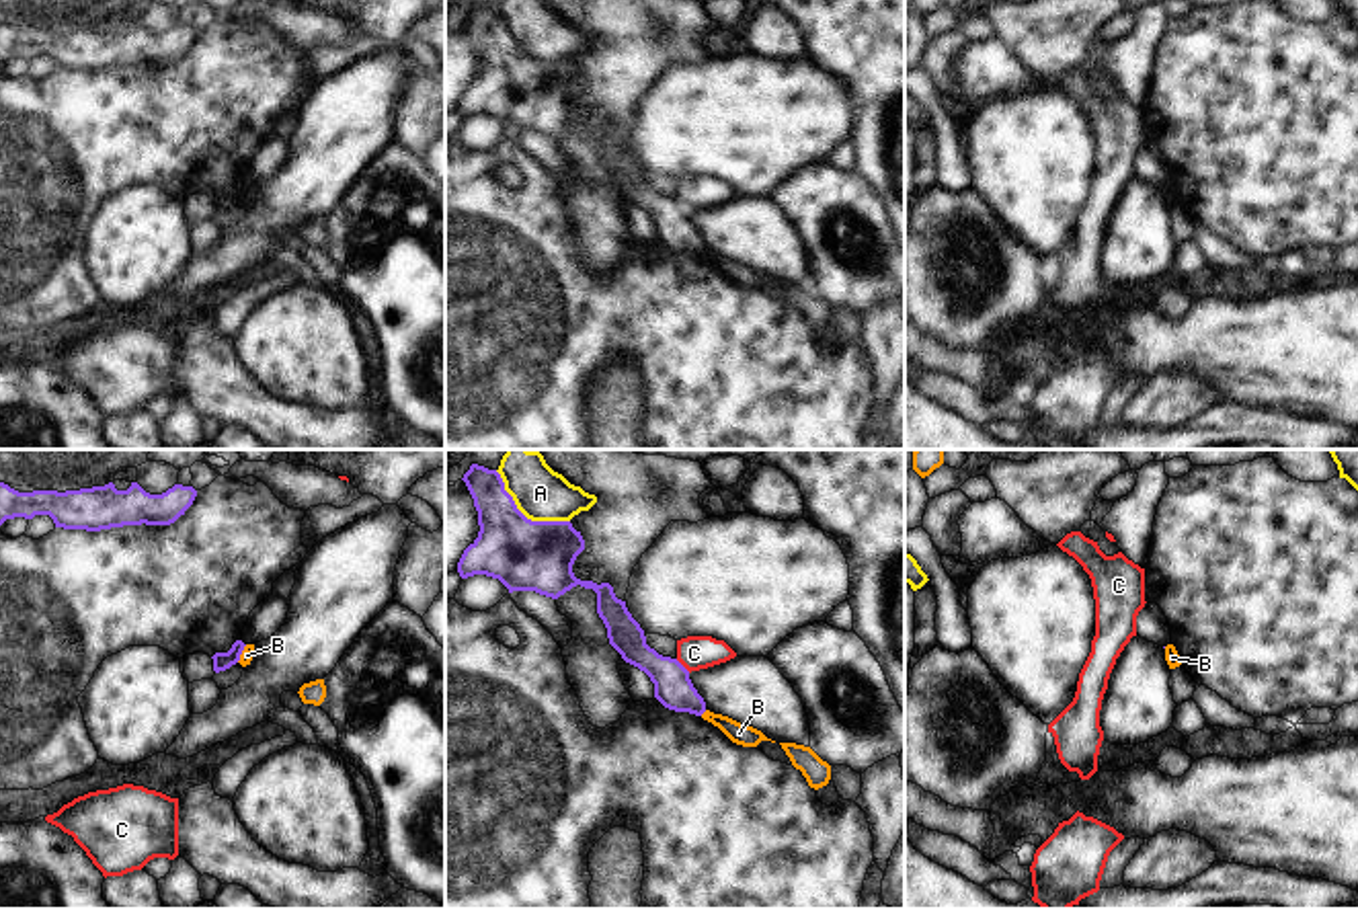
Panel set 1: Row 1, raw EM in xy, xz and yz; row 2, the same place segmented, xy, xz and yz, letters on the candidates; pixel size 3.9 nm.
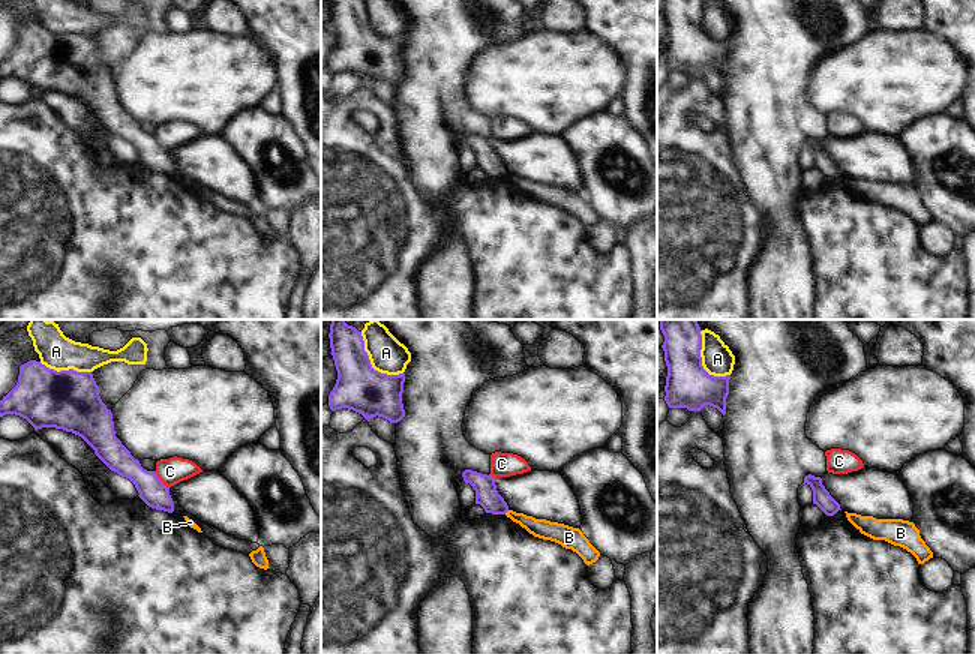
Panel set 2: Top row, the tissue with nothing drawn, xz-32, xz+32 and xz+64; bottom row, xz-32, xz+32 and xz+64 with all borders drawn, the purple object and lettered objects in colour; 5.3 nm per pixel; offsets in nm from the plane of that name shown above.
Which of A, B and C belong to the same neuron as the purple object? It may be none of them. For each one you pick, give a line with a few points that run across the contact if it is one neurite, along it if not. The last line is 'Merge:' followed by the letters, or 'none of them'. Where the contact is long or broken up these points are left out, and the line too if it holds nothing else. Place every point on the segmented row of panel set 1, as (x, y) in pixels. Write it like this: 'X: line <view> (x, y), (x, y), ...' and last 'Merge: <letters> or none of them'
Merge: none of them

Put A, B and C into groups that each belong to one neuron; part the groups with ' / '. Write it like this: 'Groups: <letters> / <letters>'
Groups: A / B / C.

